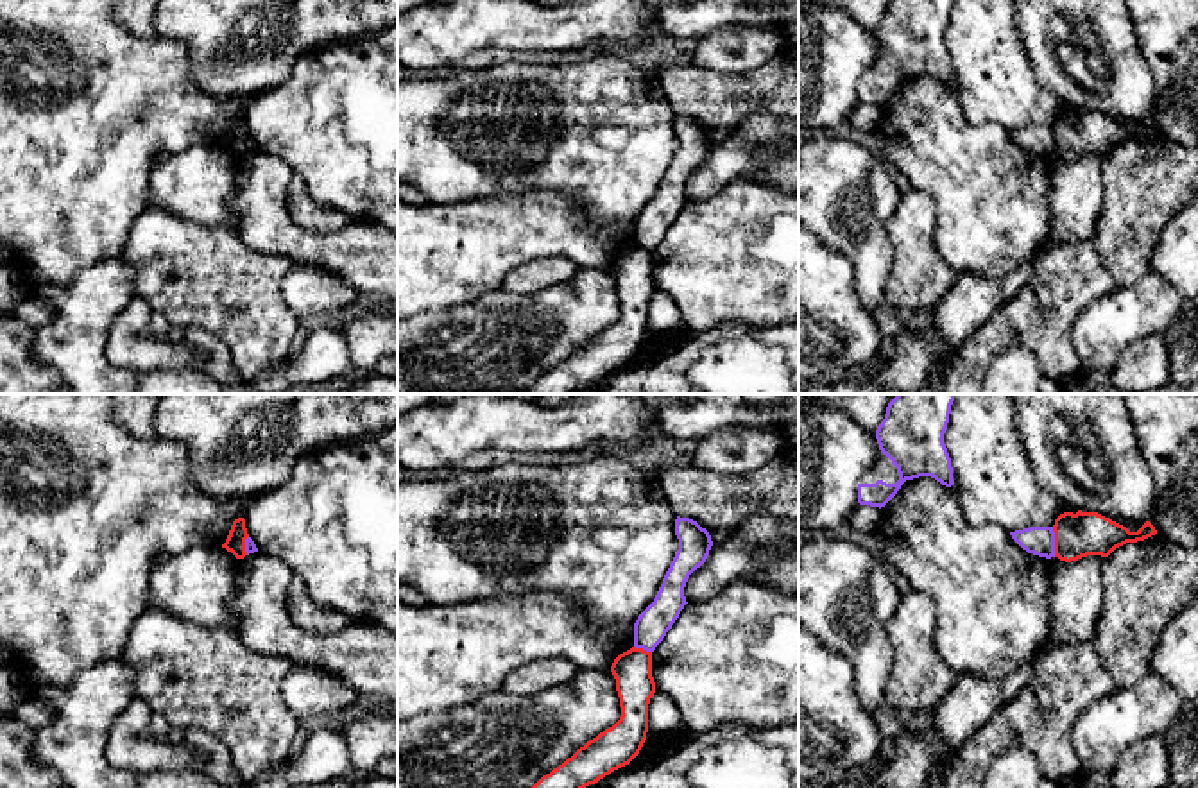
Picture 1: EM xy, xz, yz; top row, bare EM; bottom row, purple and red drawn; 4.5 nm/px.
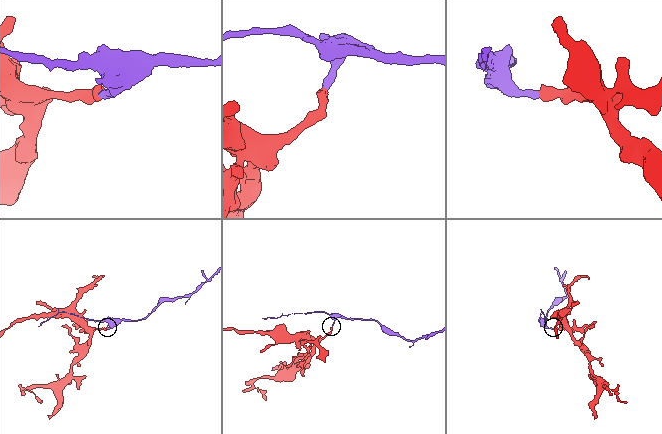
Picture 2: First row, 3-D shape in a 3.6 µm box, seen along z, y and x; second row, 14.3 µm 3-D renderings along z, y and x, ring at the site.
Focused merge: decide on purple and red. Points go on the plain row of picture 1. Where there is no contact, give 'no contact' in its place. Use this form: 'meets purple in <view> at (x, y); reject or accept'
meets purple in yz at (1053, 140); reject

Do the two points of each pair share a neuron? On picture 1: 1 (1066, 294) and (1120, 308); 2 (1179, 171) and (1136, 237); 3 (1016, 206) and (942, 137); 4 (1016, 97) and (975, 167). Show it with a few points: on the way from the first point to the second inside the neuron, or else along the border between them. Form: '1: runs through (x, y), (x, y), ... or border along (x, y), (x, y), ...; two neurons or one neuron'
1: border along (1116, 287), (1095, 299), (1080, 314), (1071, 337); two neurons
2: runs through (1163, 187), (1136, 214), (1136, 221); one neuron
3: runs through (998, 192), (960, 154); one neuron
4: border along (960, 110), (973, 122), (998, 122), (1009, 131); two neurons

